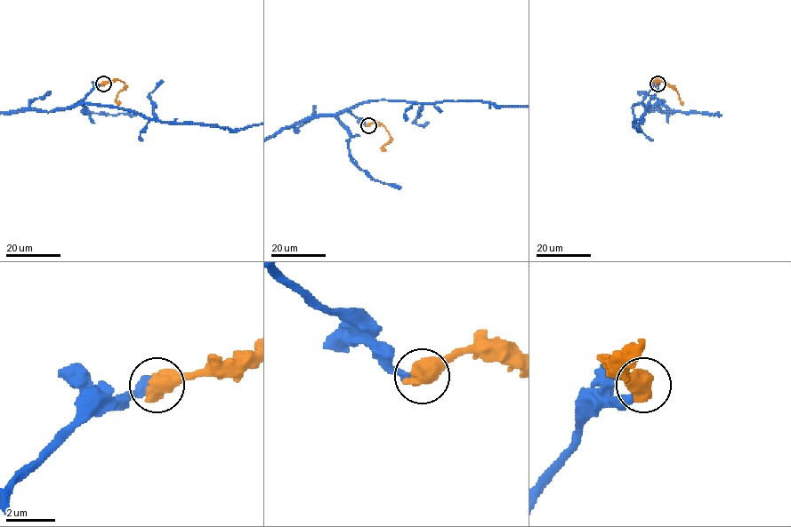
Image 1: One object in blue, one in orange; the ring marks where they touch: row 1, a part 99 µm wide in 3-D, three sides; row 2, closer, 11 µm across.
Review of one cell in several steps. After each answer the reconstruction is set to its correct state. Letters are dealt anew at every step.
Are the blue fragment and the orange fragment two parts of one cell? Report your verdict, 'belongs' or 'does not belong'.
belongs

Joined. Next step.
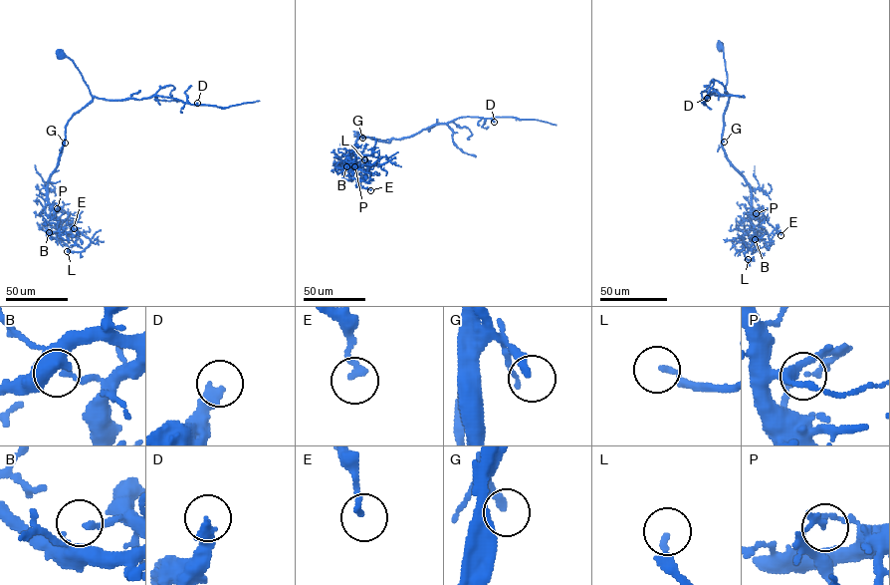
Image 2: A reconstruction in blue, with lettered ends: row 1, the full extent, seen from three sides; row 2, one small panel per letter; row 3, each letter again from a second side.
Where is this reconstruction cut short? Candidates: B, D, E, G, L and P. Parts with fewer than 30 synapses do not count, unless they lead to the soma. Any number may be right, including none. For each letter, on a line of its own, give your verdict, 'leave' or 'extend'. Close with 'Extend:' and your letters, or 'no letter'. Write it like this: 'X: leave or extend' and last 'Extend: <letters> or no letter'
B: leave
D: leave
E: leave
G: leave
L: leave
P: leave
Extend: no letter

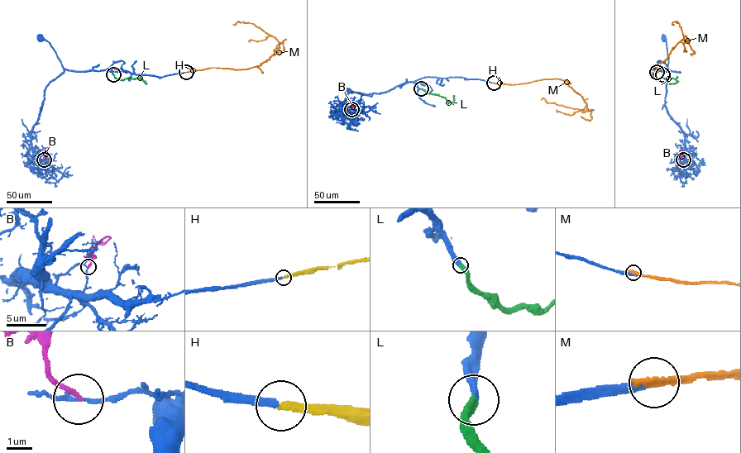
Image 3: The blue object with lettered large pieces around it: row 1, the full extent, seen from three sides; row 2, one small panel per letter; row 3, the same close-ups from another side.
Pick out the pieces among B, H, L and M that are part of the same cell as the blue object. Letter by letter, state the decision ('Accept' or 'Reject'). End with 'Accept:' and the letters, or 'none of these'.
B: Reject
H: Accept
L: Accept
M: Reject
Accept: H, L

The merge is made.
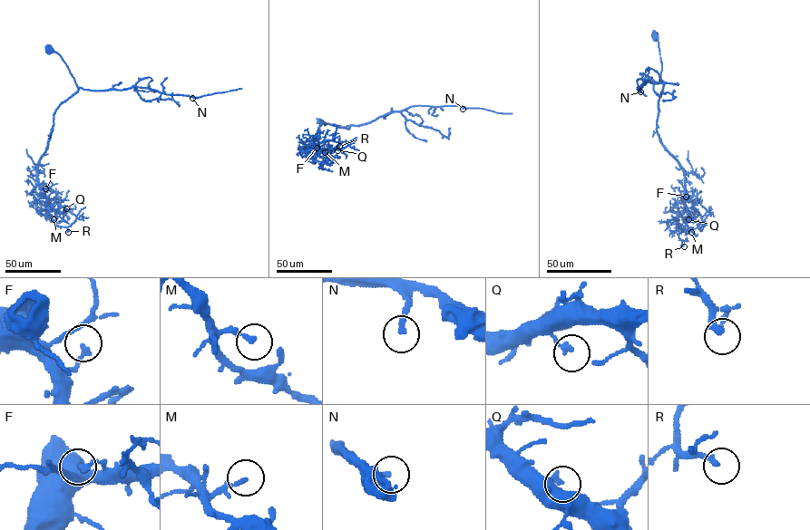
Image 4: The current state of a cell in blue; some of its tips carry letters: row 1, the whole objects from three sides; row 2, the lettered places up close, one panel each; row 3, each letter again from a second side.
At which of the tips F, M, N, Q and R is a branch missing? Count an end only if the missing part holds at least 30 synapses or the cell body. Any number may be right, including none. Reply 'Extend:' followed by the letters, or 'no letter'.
Extend: N

